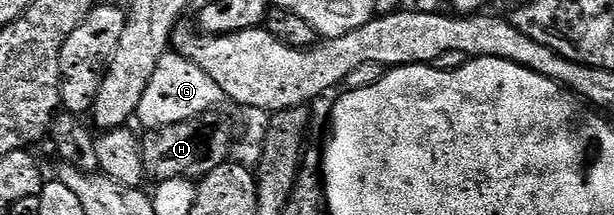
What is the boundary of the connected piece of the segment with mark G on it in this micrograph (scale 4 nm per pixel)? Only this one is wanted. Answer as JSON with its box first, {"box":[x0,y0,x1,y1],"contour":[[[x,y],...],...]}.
{"box":[135,52,225,131],"contour":[[[169,52],[157,60],[157,68],[149,80],[149,88],[145,88],[145,96],[141,96],[141,104],[137,108],[135,118],[143,125],[144,131],[156,130],[169,124],[177,124],[181,120],[196,118],[202,114],[212,113],[225,99],[221,88],[197,64],[180,54]]]}

